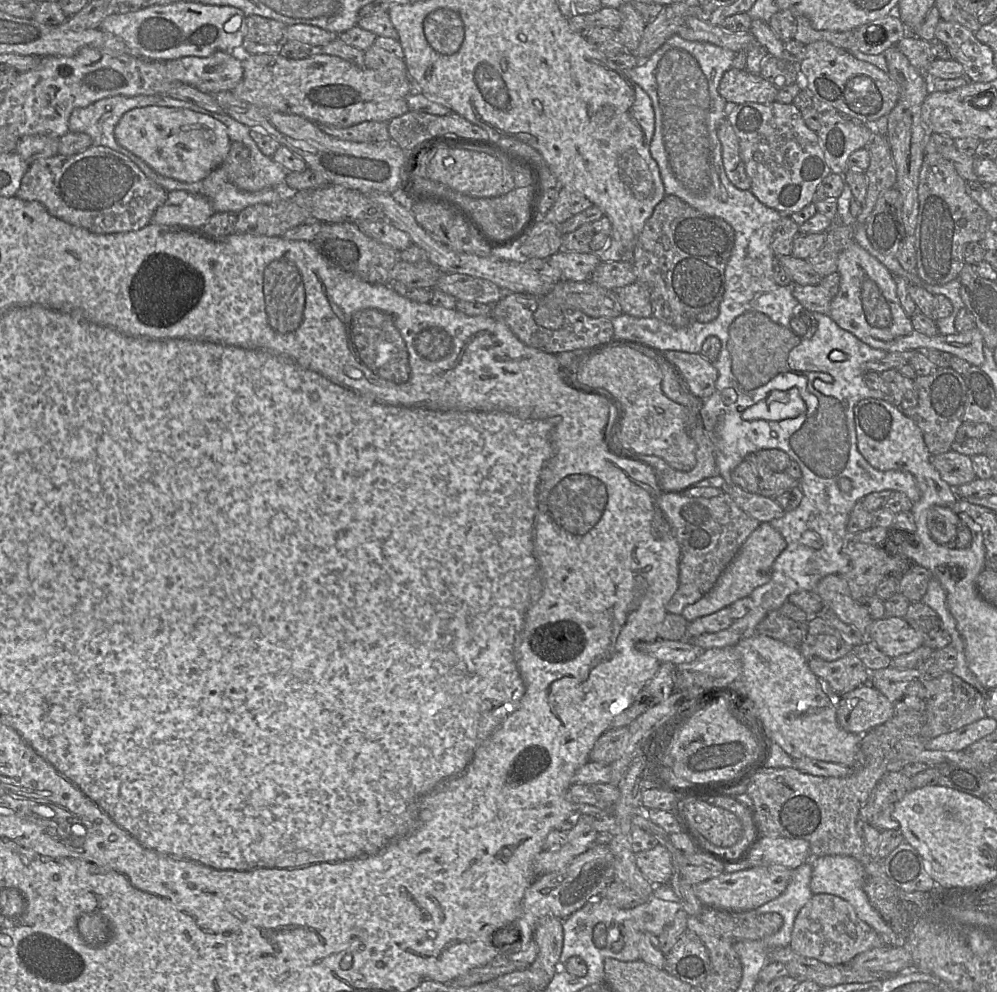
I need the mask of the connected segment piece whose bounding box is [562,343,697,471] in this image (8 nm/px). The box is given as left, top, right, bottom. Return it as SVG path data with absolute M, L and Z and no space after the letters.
M632 343L617 344L586 356L562 375L573 385L599 390L611 395L619 406L613 444L630 459L655 456L680 471L689 471L696 464L697 444L686 432L685 408L671 400L662 390L662 380L669 380L671 368L664 353Z

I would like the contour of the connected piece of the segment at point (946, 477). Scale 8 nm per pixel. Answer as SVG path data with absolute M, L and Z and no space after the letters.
M952 449L942 454L931 455L931 463L940 477L953 488L976 479L971 457Z

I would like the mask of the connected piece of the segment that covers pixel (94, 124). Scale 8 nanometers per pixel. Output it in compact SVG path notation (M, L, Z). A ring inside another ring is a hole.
M138 95L138 96L113 96L104 98L94 102L93 104L83 107L76 108L72 111L69 118L69 131L71 132L82 132L88 134L92 138L92 146L105 146L114 151L117 151L131 160L131 154L126 152L126 148L122 147L115 138L114 129L117 123L120 121L121 117L128 111L141 108L146 106L163 106L163 107L173 107L181 109L189 109L194 112L201 114L212 114L210 111L206 111L205 108L186 102L183 100L175 99L166 95Z

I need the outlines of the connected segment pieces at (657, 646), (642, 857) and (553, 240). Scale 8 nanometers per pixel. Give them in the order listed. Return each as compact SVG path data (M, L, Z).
M657 639L654 642L640 642L637 648L660 663L670 662L675 665L694 661L704 650L687 640L673 641Z
M662 845L636 854L636 863L645 878L654 886L668 885L674 879L670 852Z
M541 219L529 232L521 239L520 251L528 258L550 258L562 249L563 235L559 230L559 225Z

